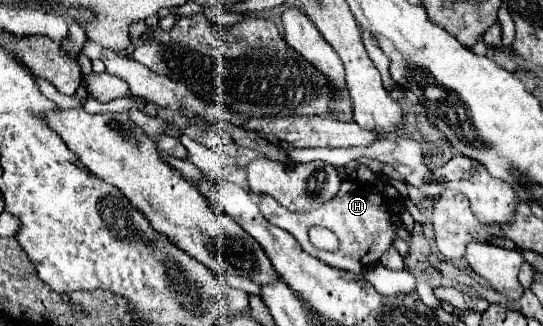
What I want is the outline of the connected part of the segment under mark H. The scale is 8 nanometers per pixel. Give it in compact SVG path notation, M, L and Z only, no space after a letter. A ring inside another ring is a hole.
M343 180L341 190L335 194L335 198L331 198L323 206L303 212L303 214L287 212L279 202L275 202L275 198L271 198L267 194L257 194L257 196L259 196L259 210L263 212L263 218L267 218L271 224L287 230L289 234L293 234L305 252L309 252L311 256L315 256L321 262L325 262L333 268L339 268L339 270L361 274L363 270L367 270L369 266L379 262L379 258L393 246L395 238L401 238L405 242L413 240L413 232L403 222L397 224L391 220L393 210L389 206L389 202L385 202L385 198L381 194L373 192L369 184L363 184L359 180ZM313 224L329 228L339 238L339 248L335 254L325 254L309 242L307 230Z

